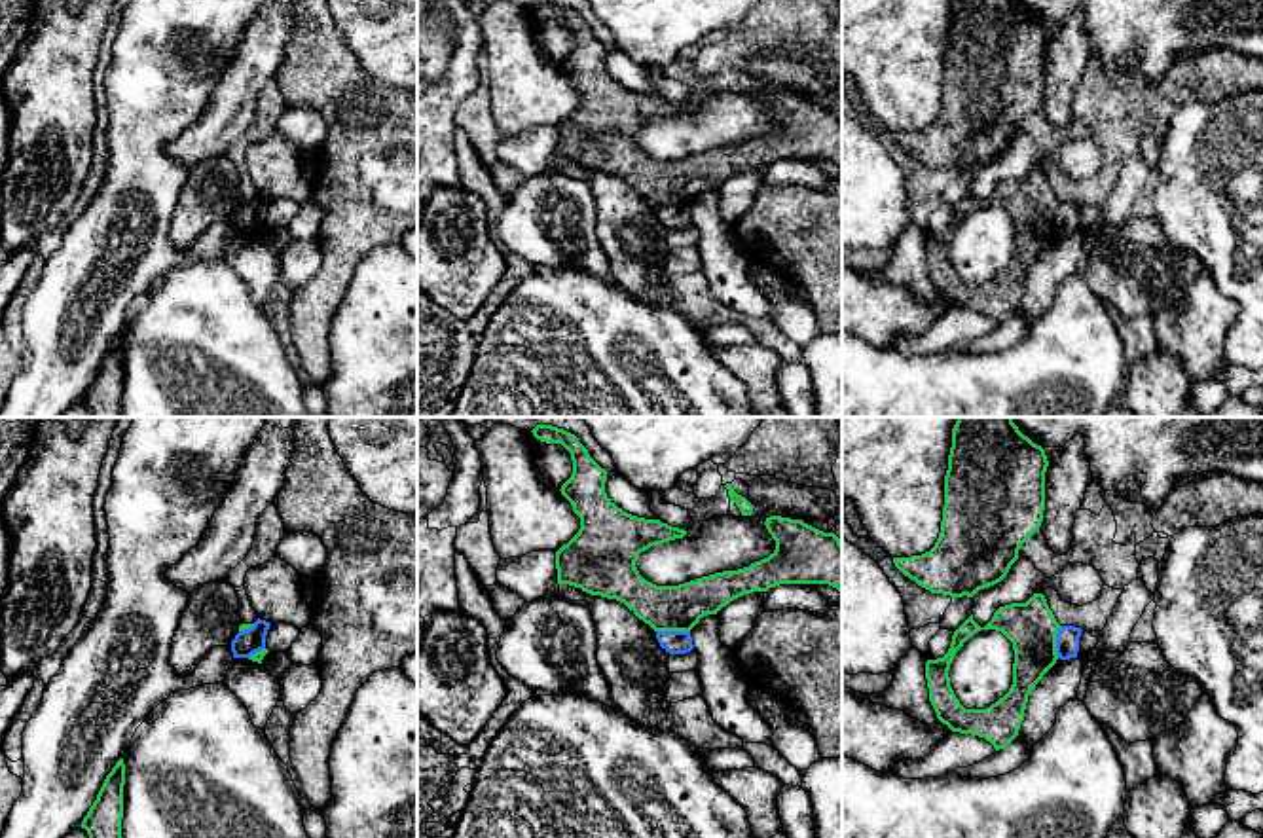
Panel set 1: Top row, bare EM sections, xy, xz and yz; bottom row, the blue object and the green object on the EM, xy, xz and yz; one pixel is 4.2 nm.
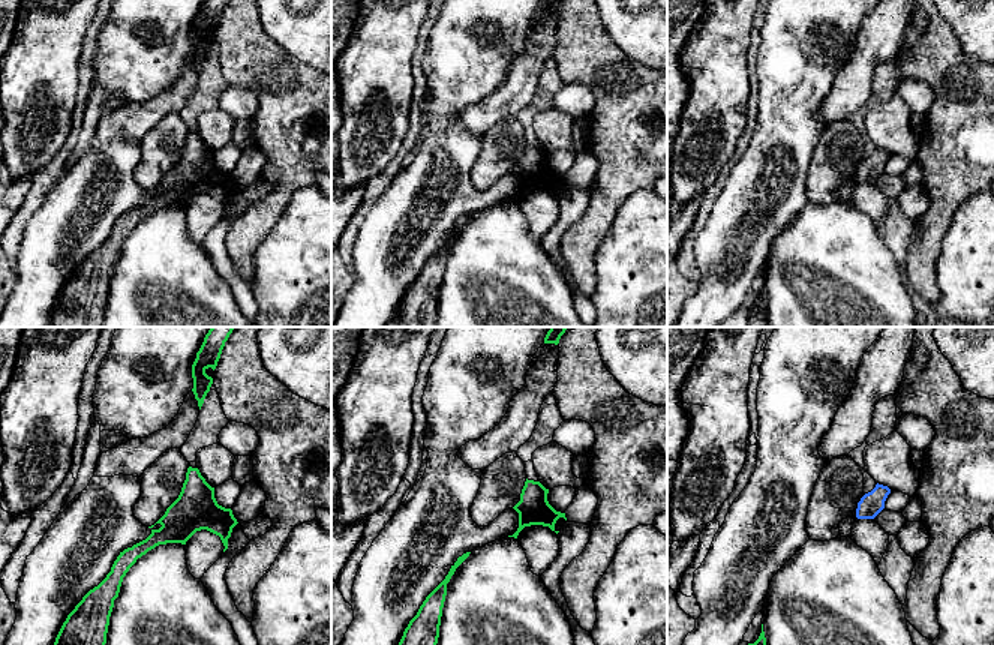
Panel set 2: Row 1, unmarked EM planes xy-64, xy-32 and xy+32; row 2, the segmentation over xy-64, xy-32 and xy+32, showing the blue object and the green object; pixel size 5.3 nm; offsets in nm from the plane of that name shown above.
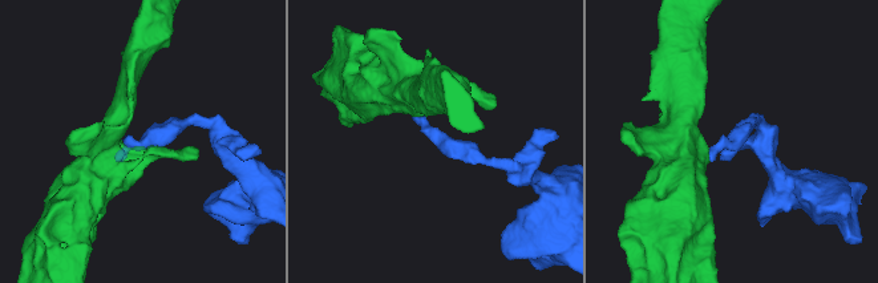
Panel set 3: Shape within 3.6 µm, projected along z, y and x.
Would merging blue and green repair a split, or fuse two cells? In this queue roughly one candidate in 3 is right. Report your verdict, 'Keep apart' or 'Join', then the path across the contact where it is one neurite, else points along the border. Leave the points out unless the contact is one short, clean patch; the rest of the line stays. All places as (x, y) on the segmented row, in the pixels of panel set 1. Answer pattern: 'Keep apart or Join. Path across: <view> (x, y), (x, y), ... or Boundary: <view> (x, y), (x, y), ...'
Keep apart

